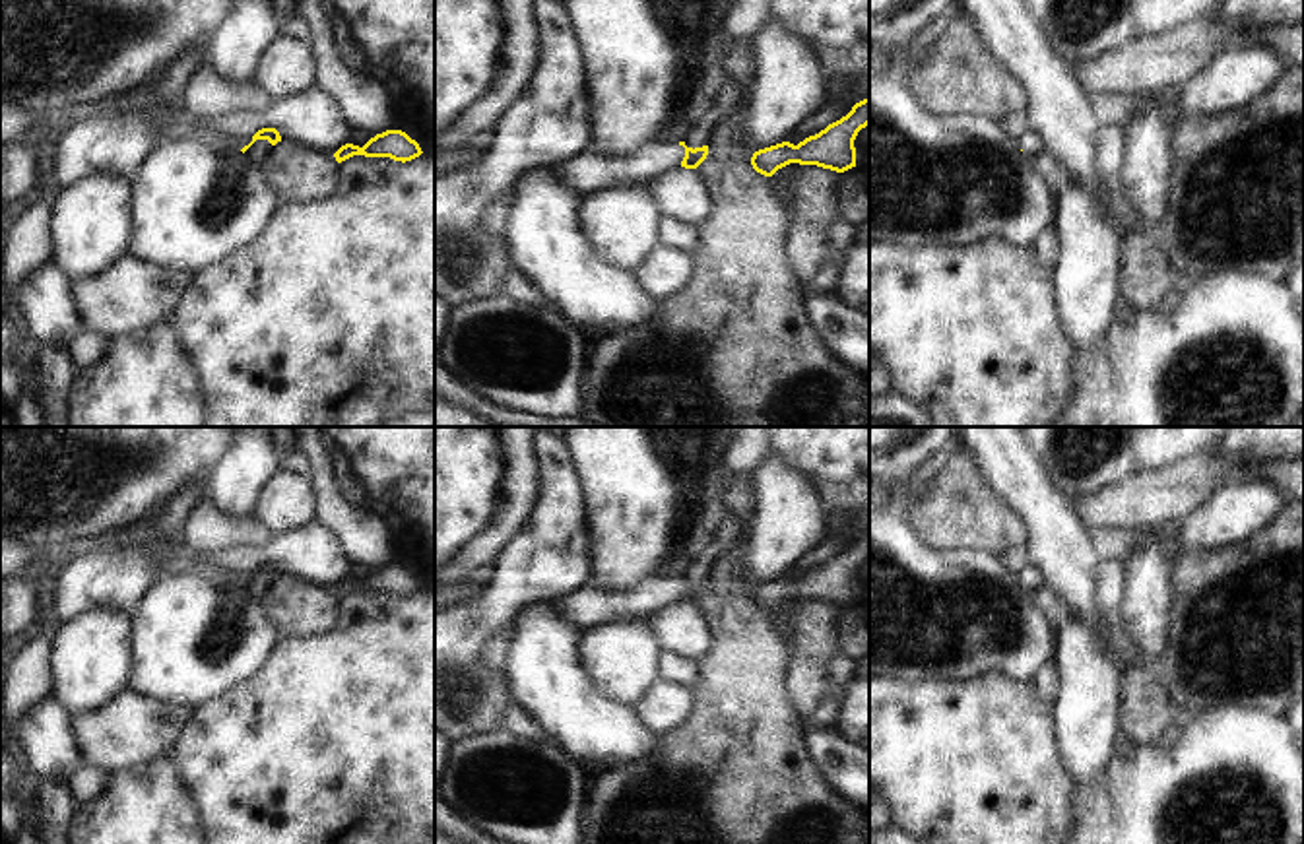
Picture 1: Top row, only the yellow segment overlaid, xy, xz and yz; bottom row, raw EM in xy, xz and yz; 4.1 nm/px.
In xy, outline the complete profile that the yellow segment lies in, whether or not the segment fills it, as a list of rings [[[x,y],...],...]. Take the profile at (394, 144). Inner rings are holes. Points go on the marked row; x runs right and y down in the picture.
[[[386,130],[382,134],[376,134],[371,138],[363,147],[345,144],[342,146],[334,157],[338,163],[353,157],[353,155],[365,155],[365,157],[390,157],[394,161],[411,161],[419,157],[423,151],[415,140],[411,140],[402,130]]]

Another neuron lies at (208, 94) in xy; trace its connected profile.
[[[215,56],[190,78],[180,103],[202,116],[246,113],[256,114],[272,105],[272,99],[250,80],[227,81],[215,64]]]

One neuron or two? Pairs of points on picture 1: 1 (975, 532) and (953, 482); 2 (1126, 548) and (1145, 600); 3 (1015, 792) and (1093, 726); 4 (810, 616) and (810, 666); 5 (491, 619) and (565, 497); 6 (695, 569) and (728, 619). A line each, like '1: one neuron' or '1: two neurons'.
1: one neuron
2: two neurons
3: two neurons
4: one neuron
5: one neuron
6: two neurons

